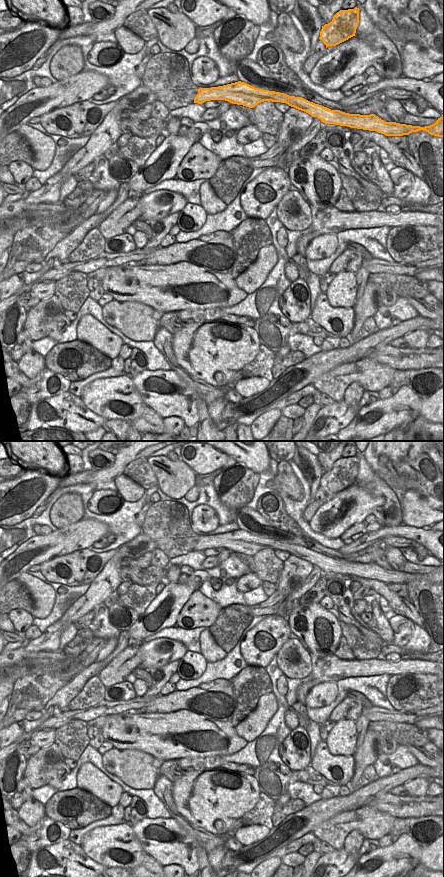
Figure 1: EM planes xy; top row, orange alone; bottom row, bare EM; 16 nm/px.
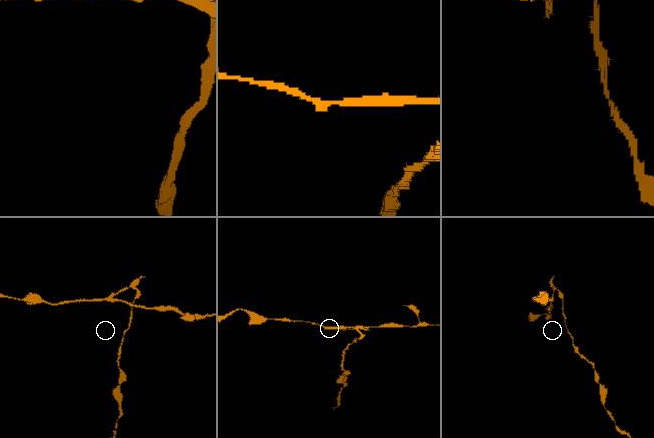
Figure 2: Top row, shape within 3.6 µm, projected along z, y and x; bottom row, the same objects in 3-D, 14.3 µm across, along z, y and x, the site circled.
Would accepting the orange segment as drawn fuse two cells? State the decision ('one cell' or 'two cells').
two cells

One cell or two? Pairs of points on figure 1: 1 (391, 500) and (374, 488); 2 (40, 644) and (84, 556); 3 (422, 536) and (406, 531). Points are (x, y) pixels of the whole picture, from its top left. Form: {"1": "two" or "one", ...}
{"1": "one", "2": "two", "3": "one"}

